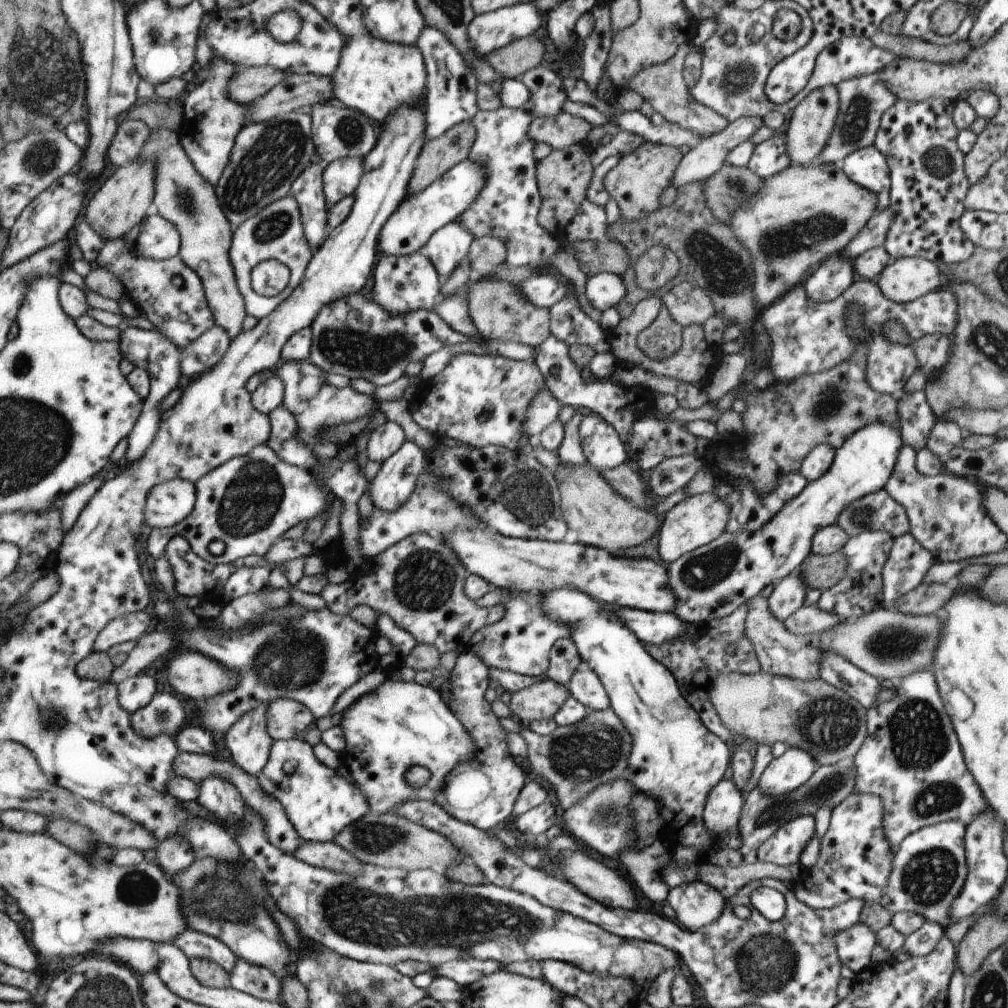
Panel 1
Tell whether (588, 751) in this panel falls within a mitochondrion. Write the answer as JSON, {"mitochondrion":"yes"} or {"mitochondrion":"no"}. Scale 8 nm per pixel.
{"mitochondrion":"yes"}

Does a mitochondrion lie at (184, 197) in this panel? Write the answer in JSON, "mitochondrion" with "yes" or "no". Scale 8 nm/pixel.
{"mitochondrion":"yes"}

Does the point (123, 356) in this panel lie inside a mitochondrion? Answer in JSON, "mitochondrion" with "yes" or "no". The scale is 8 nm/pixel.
{"mitochondrion":"no"}

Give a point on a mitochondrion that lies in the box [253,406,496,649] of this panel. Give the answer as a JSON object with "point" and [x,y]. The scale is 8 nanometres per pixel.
{"point":[422,582]}

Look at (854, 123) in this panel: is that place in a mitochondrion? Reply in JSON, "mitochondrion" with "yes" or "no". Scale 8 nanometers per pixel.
{"mitochondrion":"yes"}

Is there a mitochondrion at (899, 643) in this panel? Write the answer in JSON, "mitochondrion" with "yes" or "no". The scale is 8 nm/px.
{"mitochondrion":"yes"}

